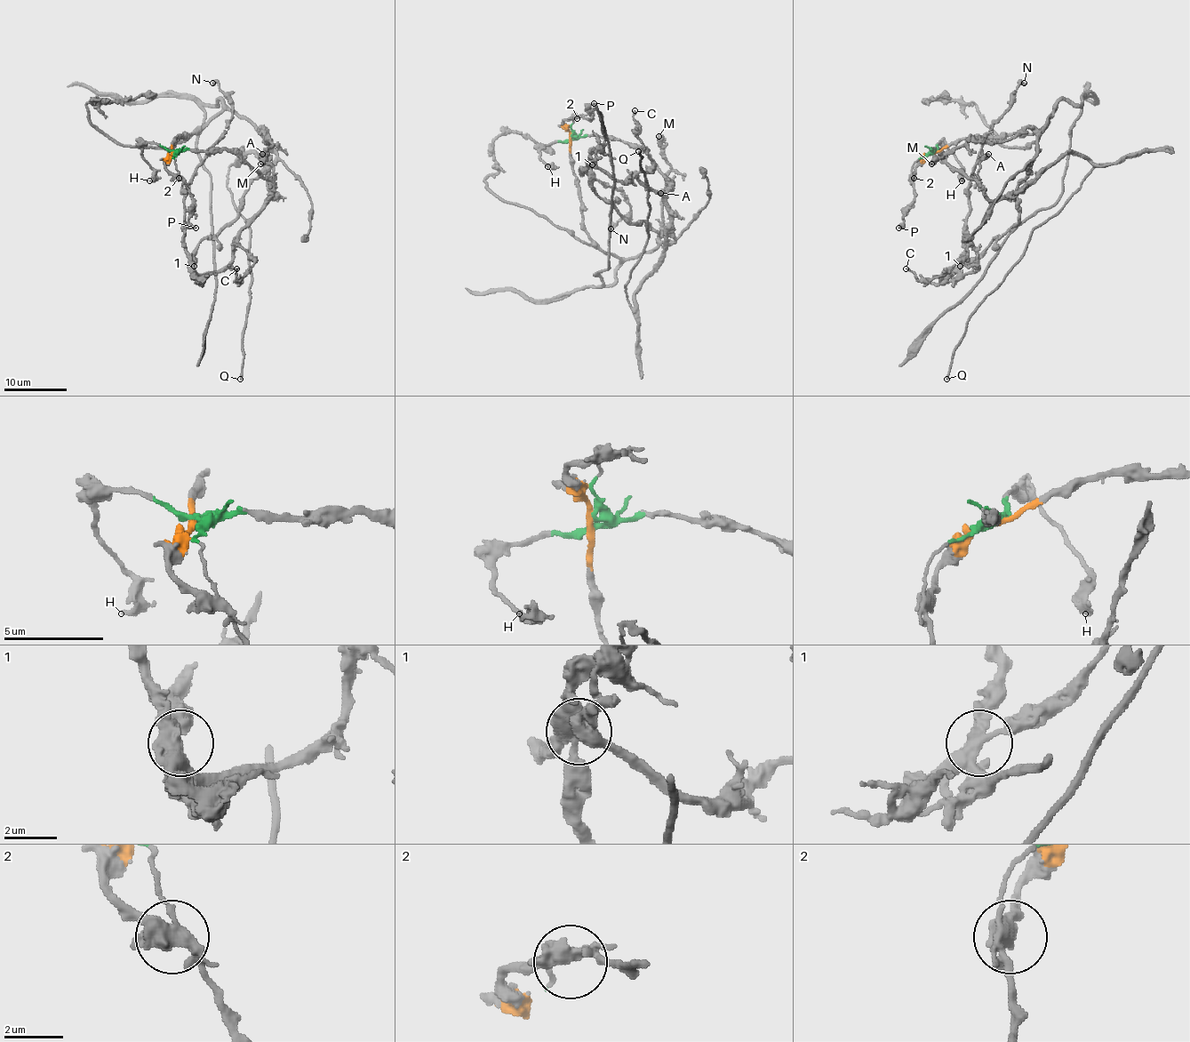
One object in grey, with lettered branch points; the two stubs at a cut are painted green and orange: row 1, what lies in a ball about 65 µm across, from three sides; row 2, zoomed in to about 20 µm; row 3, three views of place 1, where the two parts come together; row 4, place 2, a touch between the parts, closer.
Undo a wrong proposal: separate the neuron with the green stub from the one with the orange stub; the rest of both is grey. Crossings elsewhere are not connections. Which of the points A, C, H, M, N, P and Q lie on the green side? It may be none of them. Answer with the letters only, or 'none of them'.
A, C, H, N, Q

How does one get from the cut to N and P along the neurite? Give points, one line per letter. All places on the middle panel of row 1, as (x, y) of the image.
N: (571, 137), (634, 143), (669, 183), (663, 195), (634, 176), (582, 170), (630, 205), (610, 228)
P: (571, 137), (563, 121), (580, 116), (589, 118), (587, 107), (594, 102)

